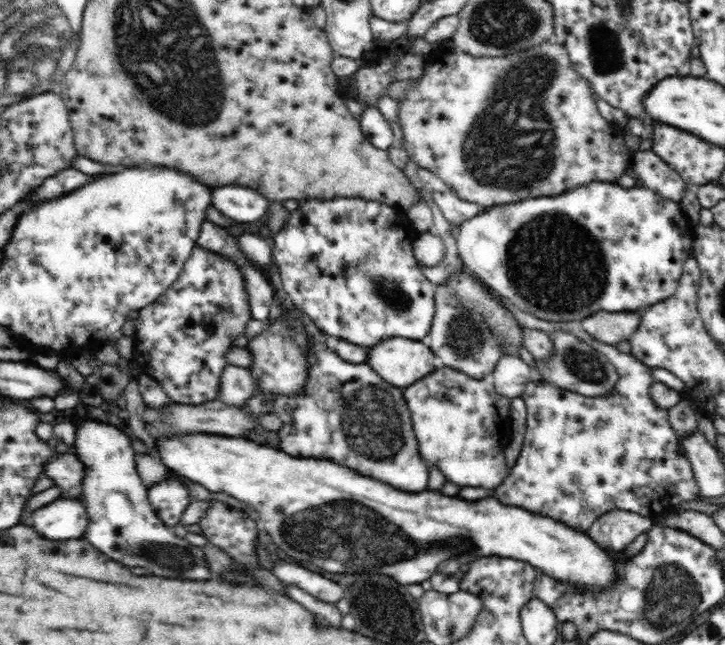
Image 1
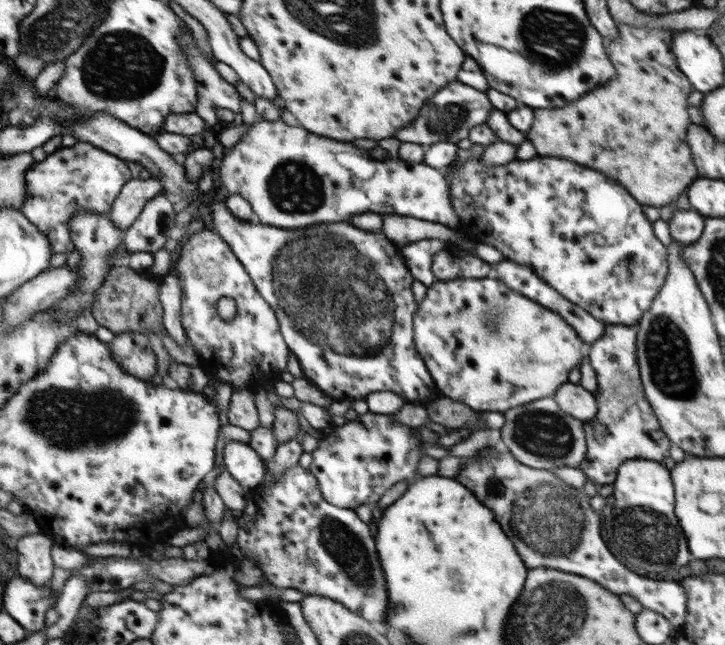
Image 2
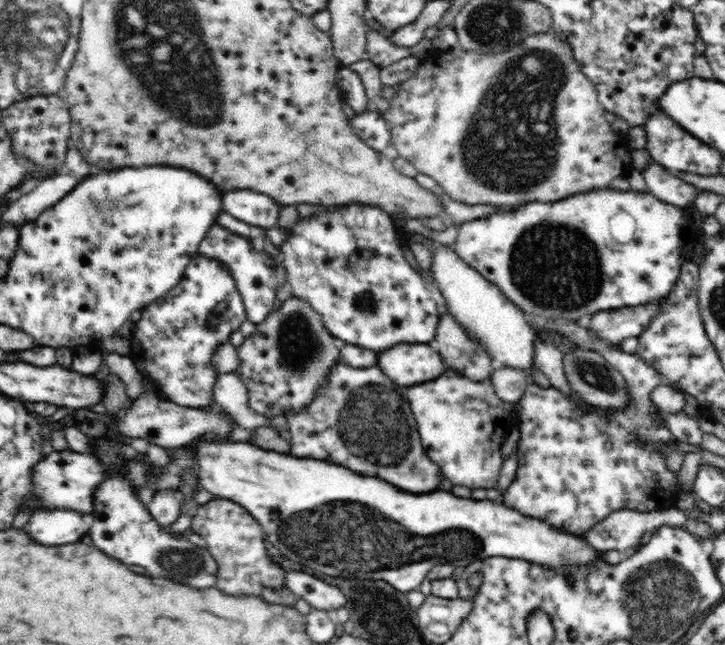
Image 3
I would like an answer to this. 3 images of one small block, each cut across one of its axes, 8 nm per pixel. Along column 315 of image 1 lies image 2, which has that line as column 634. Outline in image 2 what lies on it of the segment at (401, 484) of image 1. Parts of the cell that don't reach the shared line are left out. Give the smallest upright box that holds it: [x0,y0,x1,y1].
[580,324,672,485]

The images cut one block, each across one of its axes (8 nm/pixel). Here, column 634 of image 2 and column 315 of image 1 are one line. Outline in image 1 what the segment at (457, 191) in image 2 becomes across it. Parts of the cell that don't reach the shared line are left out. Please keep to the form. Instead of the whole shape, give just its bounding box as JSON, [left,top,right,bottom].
[272,198,437,348]

